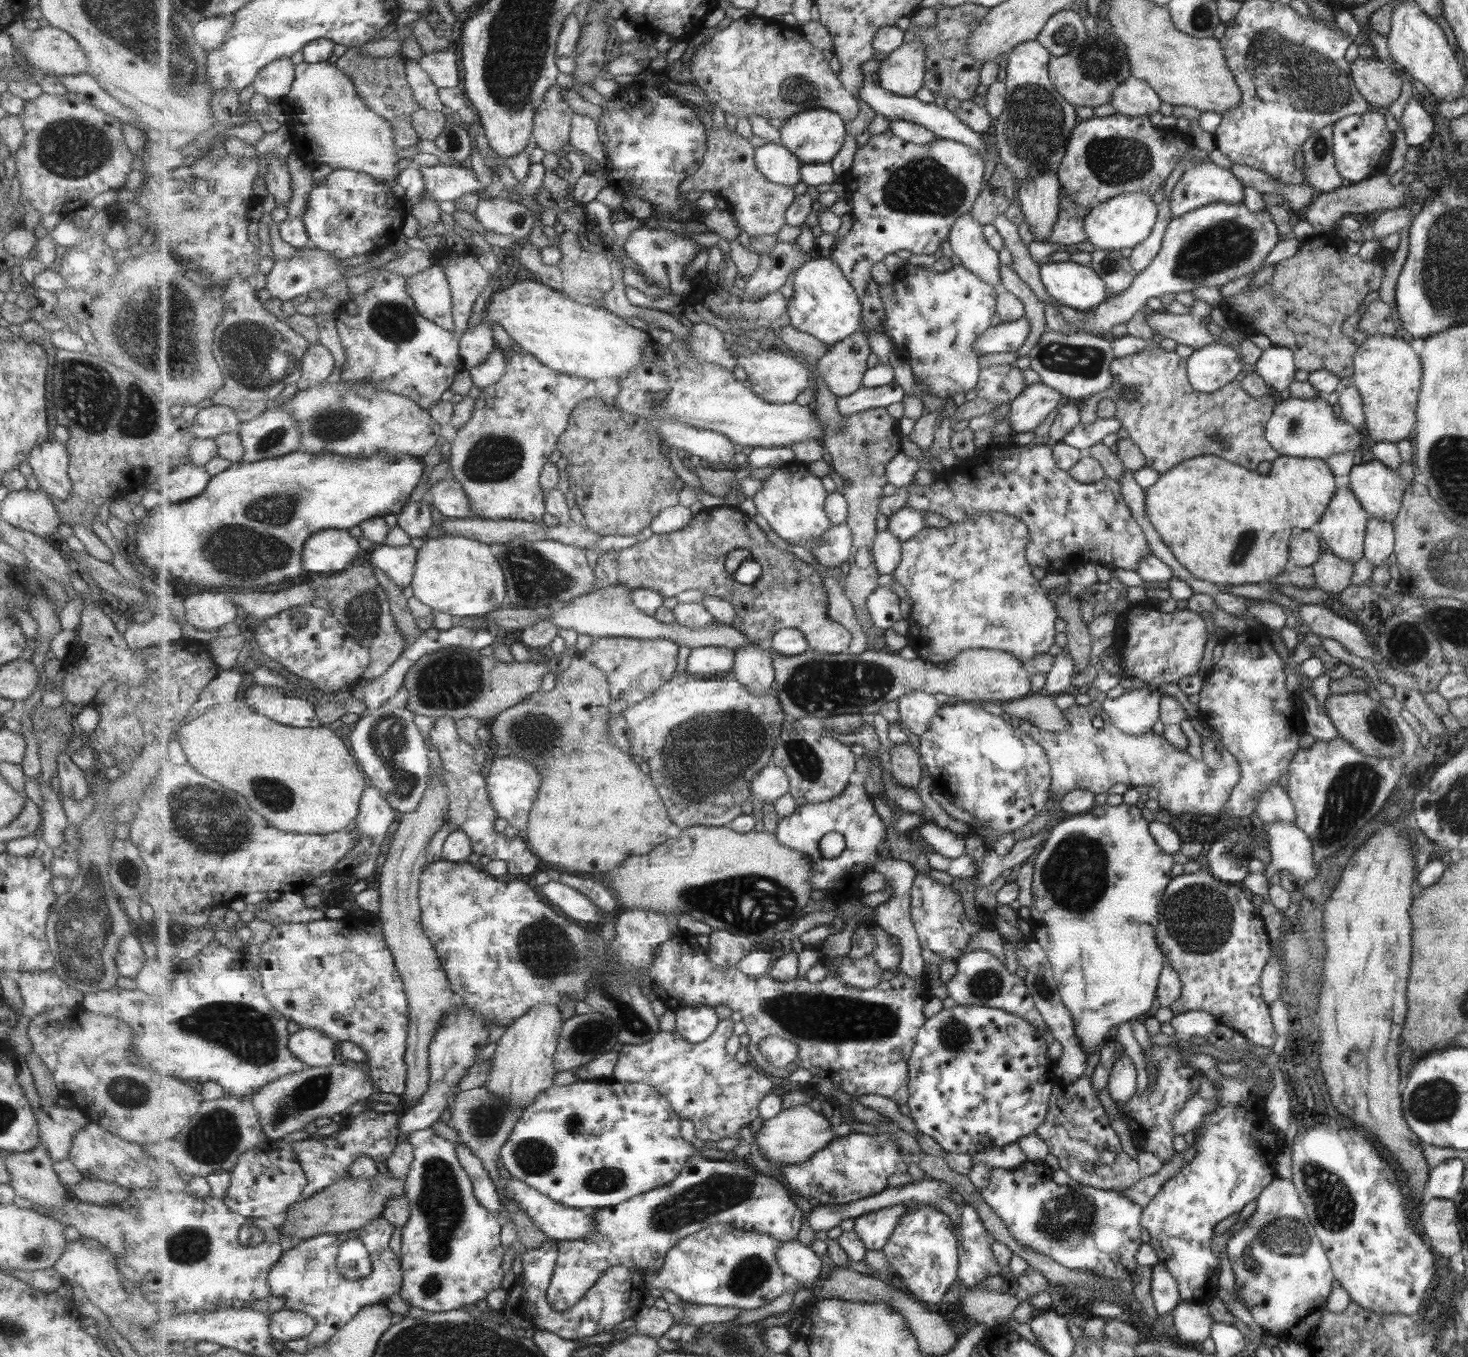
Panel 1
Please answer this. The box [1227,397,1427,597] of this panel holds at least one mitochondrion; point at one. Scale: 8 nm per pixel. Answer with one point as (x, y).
(1295, 428)

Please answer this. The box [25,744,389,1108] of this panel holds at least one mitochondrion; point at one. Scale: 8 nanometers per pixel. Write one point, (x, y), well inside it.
(233, 835)

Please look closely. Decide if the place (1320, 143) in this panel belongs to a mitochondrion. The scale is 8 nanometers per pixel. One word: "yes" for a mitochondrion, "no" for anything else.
yes

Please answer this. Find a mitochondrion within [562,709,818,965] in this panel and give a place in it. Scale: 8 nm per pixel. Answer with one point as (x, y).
(704, 760)

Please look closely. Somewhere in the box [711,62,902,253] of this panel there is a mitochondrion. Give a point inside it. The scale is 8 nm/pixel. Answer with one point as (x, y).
(797, 89)

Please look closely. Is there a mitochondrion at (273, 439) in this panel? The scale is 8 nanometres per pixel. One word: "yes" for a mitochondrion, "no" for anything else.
yes

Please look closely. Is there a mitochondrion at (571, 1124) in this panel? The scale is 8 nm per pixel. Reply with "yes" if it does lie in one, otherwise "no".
yes

